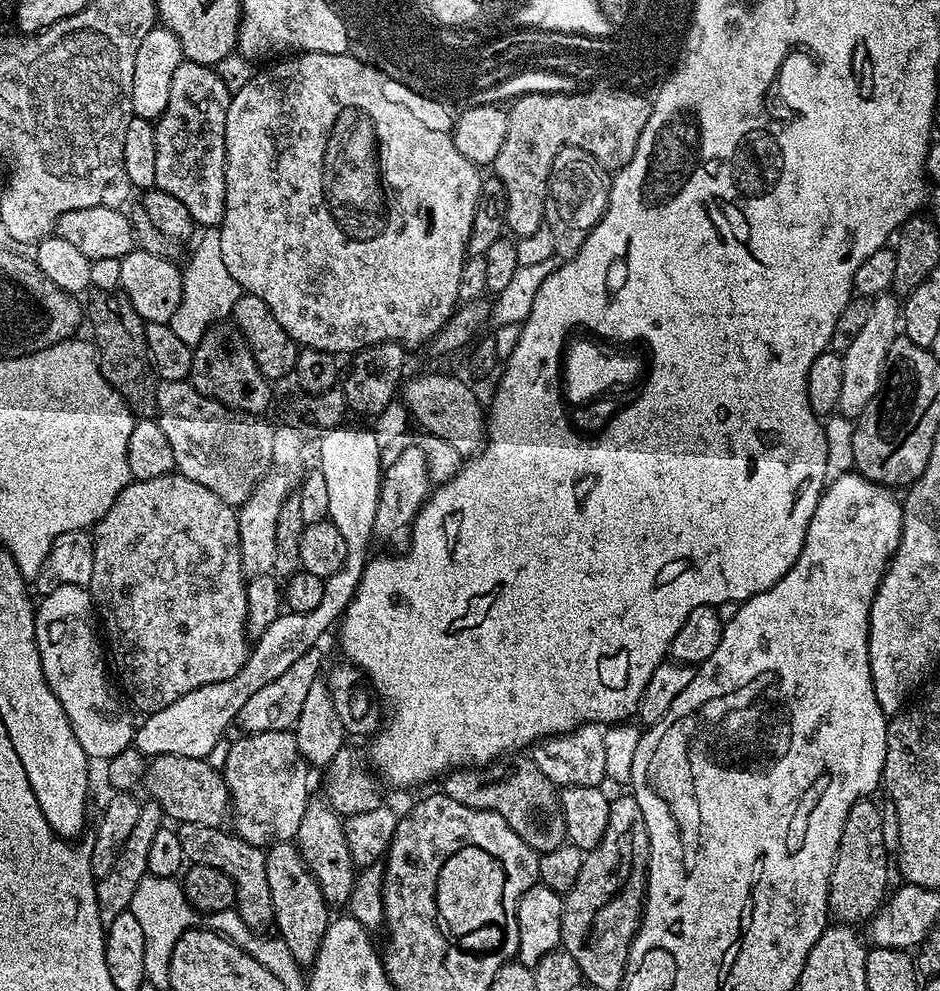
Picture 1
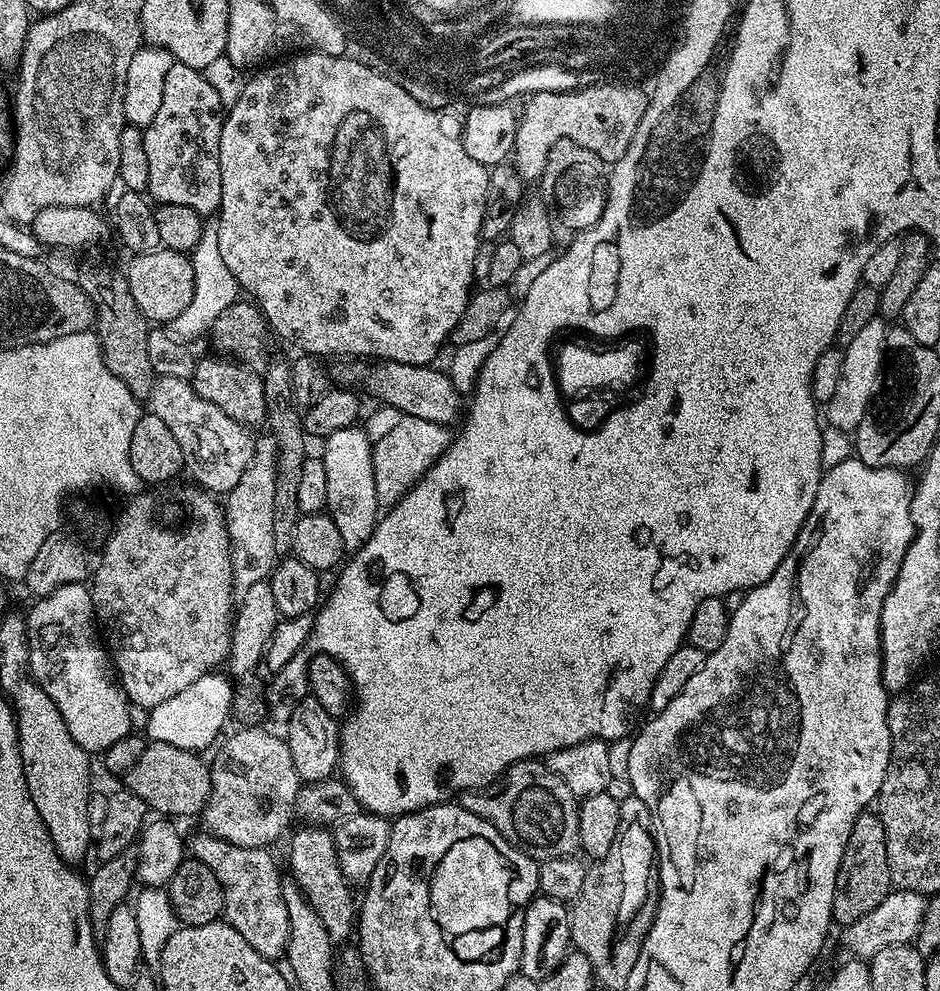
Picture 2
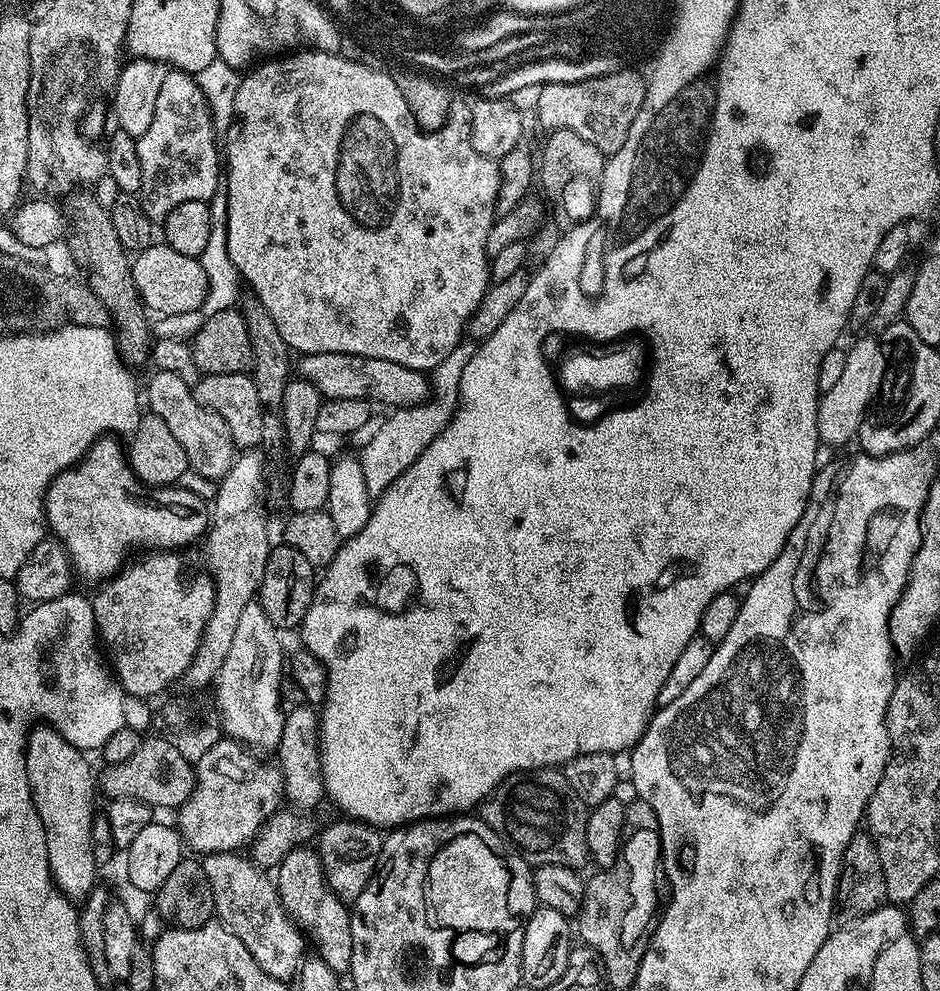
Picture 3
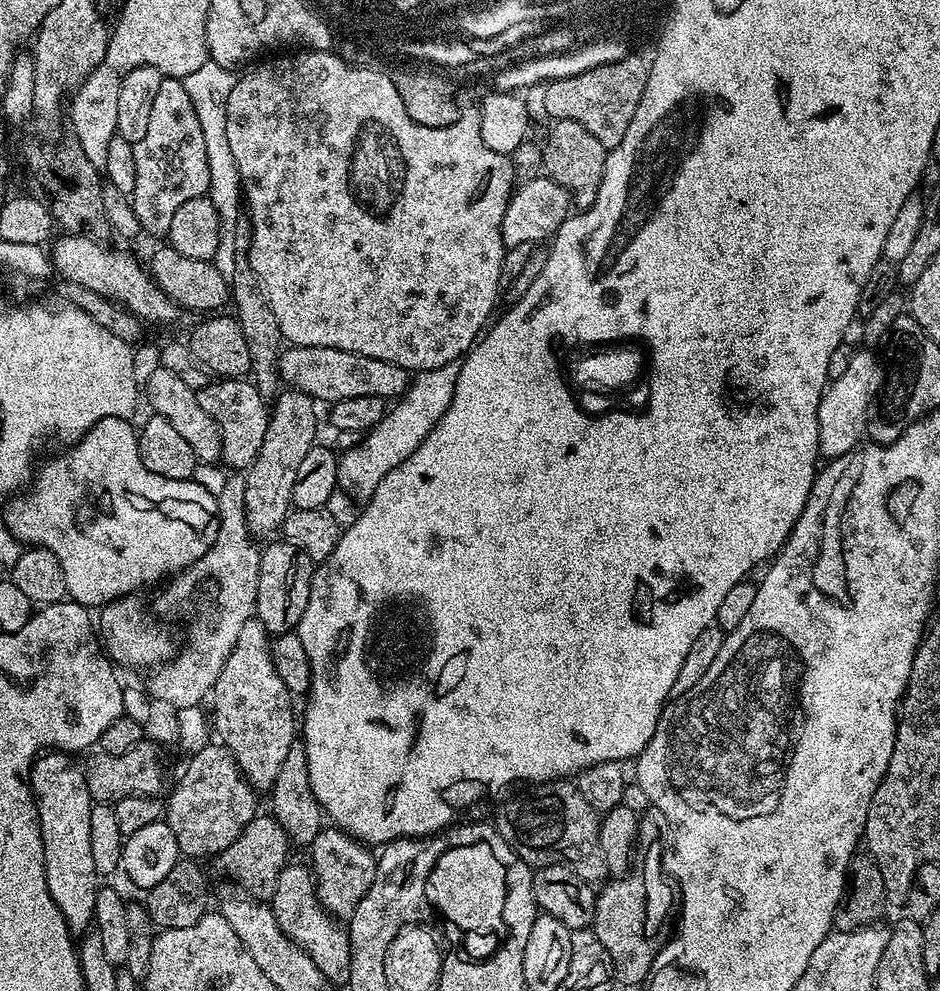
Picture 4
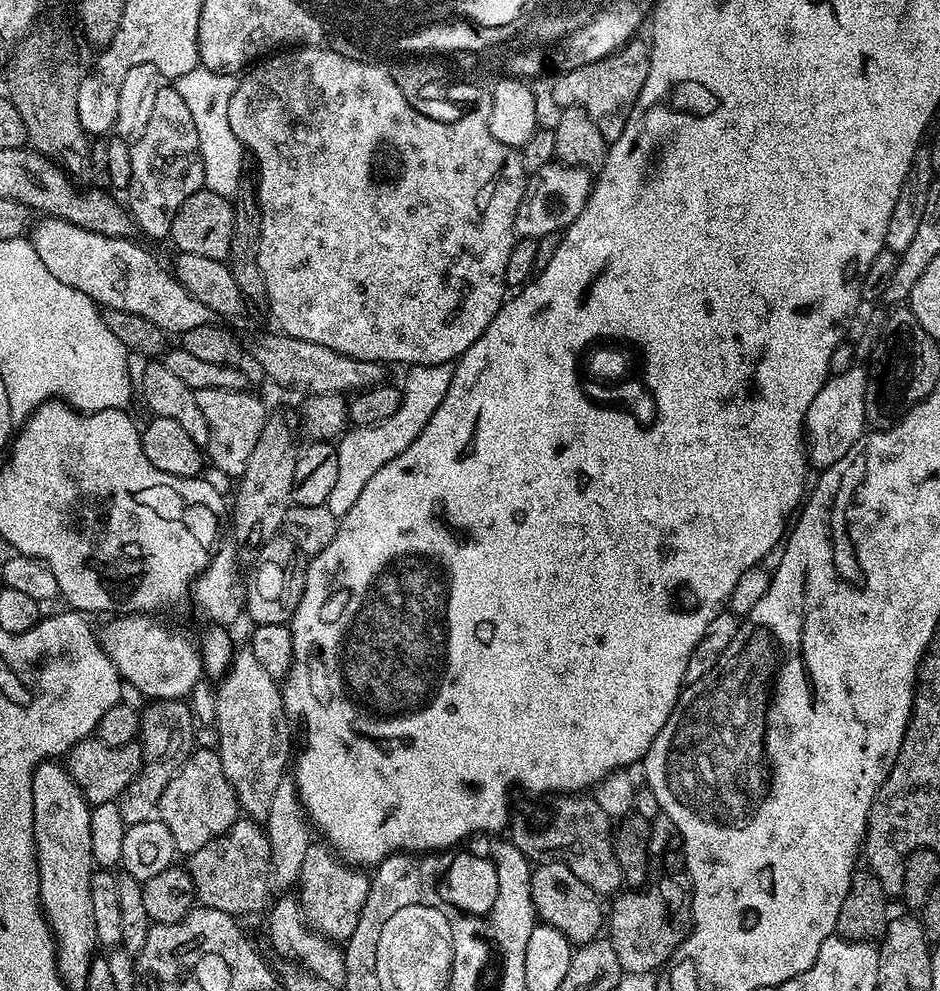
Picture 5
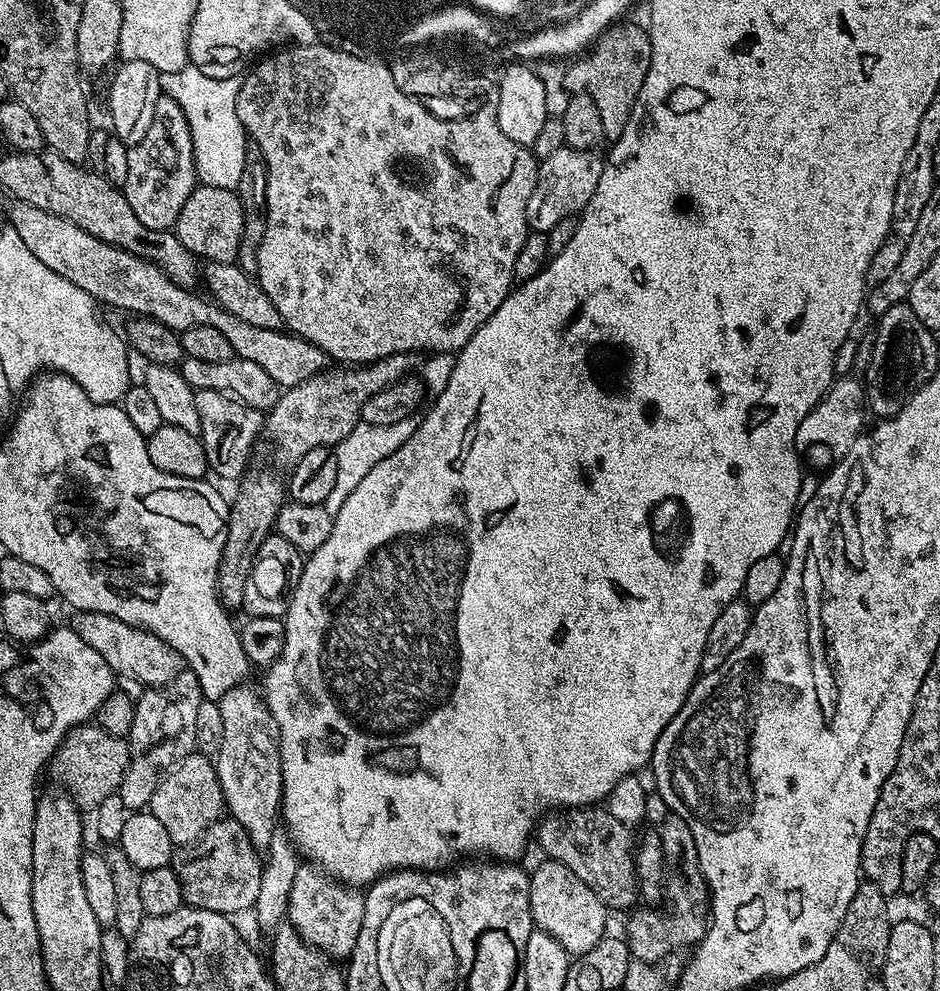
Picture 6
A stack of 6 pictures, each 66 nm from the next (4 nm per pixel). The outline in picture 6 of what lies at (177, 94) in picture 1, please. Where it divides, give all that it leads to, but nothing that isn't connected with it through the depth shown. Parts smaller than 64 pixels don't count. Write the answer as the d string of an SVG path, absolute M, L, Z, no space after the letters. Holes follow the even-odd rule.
M163 94L158 98L150 130L146 130L146 138L142 138L142 142L129 147L128 161L130 167L126 170L122 191L138 222L150 230L175 229L182 205L198 187L198 181L190 126L186 122L186 114L182 114L182 106L178 106L174 98Z

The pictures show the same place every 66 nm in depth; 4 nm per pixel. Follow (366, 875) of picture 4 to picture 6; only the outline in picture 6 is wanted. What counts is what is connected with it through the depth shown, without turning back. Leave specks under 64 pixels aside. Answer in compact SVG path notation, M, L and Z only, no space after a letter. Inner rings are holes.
M301 863L290 889L287 923L307 944L325 952L337 962L347 961L358 942L358 930L362 930L365 893L359 887L336 880L311 863Z

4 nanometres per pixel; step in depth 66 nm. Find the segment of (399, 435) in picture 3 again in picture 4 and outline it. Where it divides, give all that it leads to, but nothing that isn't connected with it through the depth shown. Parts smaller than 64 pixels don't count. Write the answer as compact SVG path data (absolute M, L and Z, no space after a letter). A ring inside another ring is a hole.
M459 363L415 373L404 395L385 411L383 418L372 429L363 433L354 447L343 449L339 453L337 485L343 491L345 488L361 498L372 496L374 490L378 490L378 482L382 482L382 478L386 478L390 470L402 466L402 462L406 462L406 458L410 458L410 454L414 454L414 450L422 446L442 414L446 414L454 398L454 386L458 382L459 373Z

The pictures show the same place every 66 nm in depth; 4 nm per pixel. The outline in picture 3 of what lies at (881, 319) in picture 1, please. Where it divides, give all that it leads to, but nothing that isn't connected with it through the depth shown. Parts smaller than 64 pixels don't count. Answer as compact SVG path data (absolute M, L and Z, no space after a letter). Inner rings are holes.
M875 335L857 342L847 349L846 366L838 382L820 396L818 406L818 434L821 441L828 446L848 444L857 439L862 418L868 413L868 407L879 397L884 387L884 355L879 339Z

